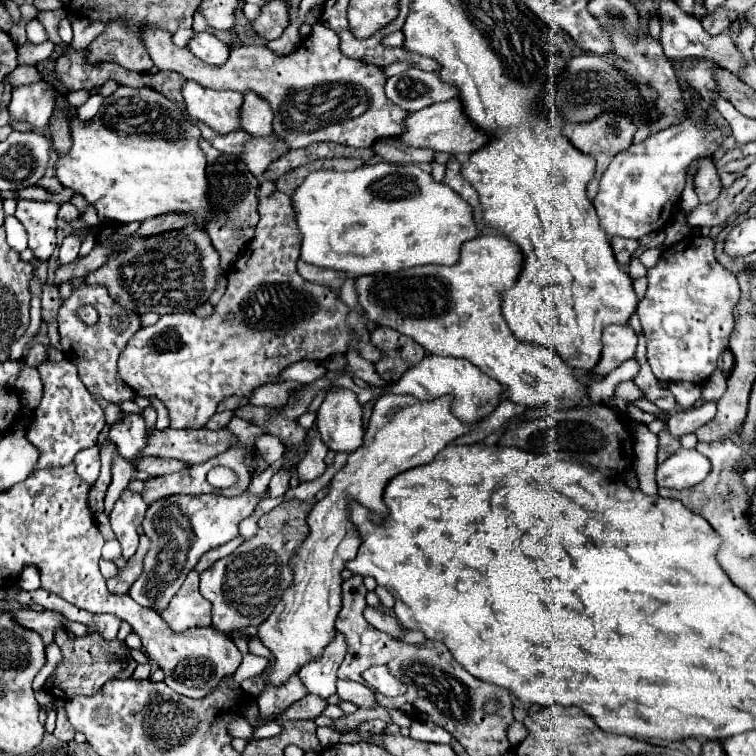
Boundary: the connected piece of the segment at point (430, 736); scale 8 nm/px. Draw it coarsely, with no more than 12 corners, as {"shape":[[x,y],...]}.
{"shape":[[412,722],[410,736],[448,744],[450,732],[438,724]]}

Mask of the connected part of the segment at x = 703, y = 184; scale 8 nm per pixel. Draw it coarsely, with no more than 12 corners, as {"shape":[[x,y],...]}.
{"shape":[[710,158],[700,162],[694,186],[702,204],[722,194],[720,176]]}

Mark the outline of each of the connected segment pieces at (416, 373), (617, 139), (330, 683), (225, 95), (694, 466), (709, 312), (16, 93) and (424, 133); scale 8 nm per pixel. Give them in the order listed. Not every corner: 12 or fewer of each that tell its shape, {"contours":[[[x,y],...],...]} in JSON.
{"contours":[[[428,354],[388,392],[432,400],[476,422],[504,388],[468,360]],[[602,112],[564,136],[596,158],[588,184],[594,200],[610,160],[632,144],[636,124],[624,112]],[[340,632],[298,676],[310,694],[336,692],[336,670],[346,656]],[[182,86],[190,116],[220,134],[238,130],[242,94]],[[679,448],[656,468],[664,488],[690,488],[710,472],[710,460]],[[688,236],[636,310],[662,382],[702,386],[734,330],[736,276]],[[40,80],[12,90],[8,114],[44,130],[56,88]],[[458,98],[410,112],[396,136],[460,154],[486,144]]]}

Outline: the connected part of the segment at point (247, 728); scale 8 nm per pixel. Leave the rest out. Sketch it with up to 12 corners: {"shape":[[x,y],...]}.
{"shape":[[246,718],[232,720],[228,732],[252,740],[254,726]]}

